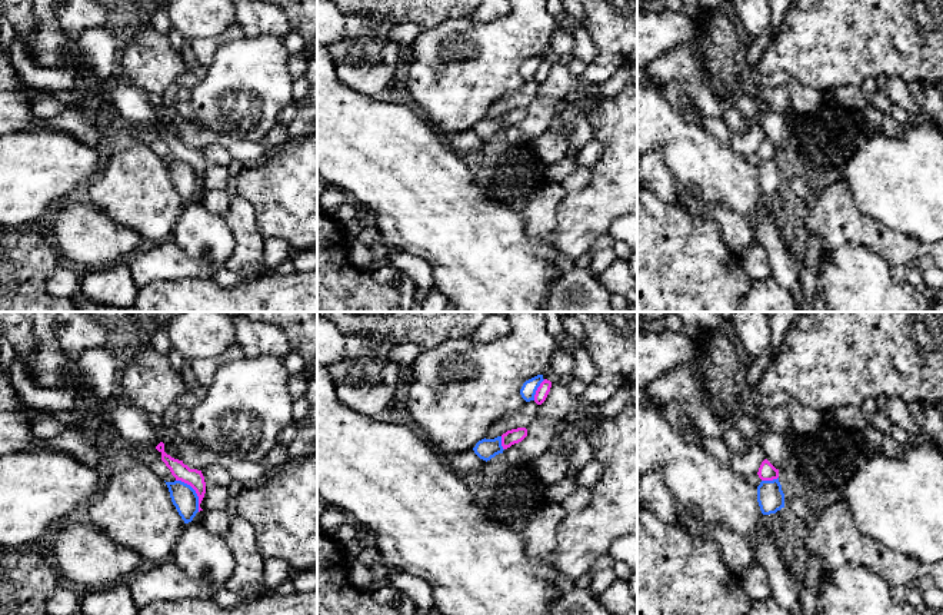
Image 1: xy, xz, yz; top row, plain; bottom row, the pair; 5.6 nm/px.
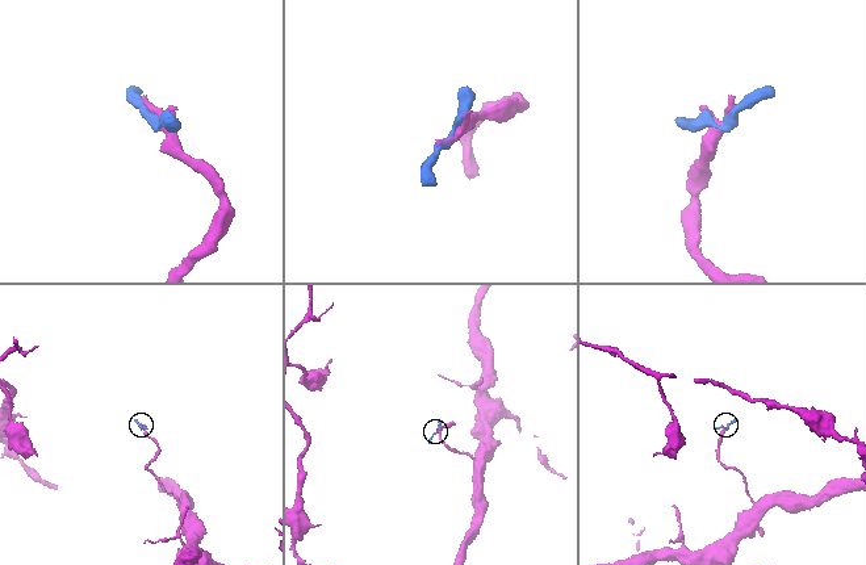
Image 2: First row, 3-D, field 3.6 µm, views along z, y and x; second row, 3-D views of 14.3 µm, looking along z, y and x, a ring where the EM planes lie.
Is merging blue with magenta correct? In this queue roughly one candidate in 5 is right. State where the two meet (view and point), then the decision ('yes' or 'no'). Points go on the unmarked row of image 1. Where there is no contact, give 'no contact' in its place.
xy (195, 172) | no

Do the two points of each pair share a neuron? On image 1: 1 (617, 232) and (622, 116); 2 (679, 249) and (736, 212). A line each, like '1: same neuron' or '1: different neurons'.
1: different neurons
2: different neurons

